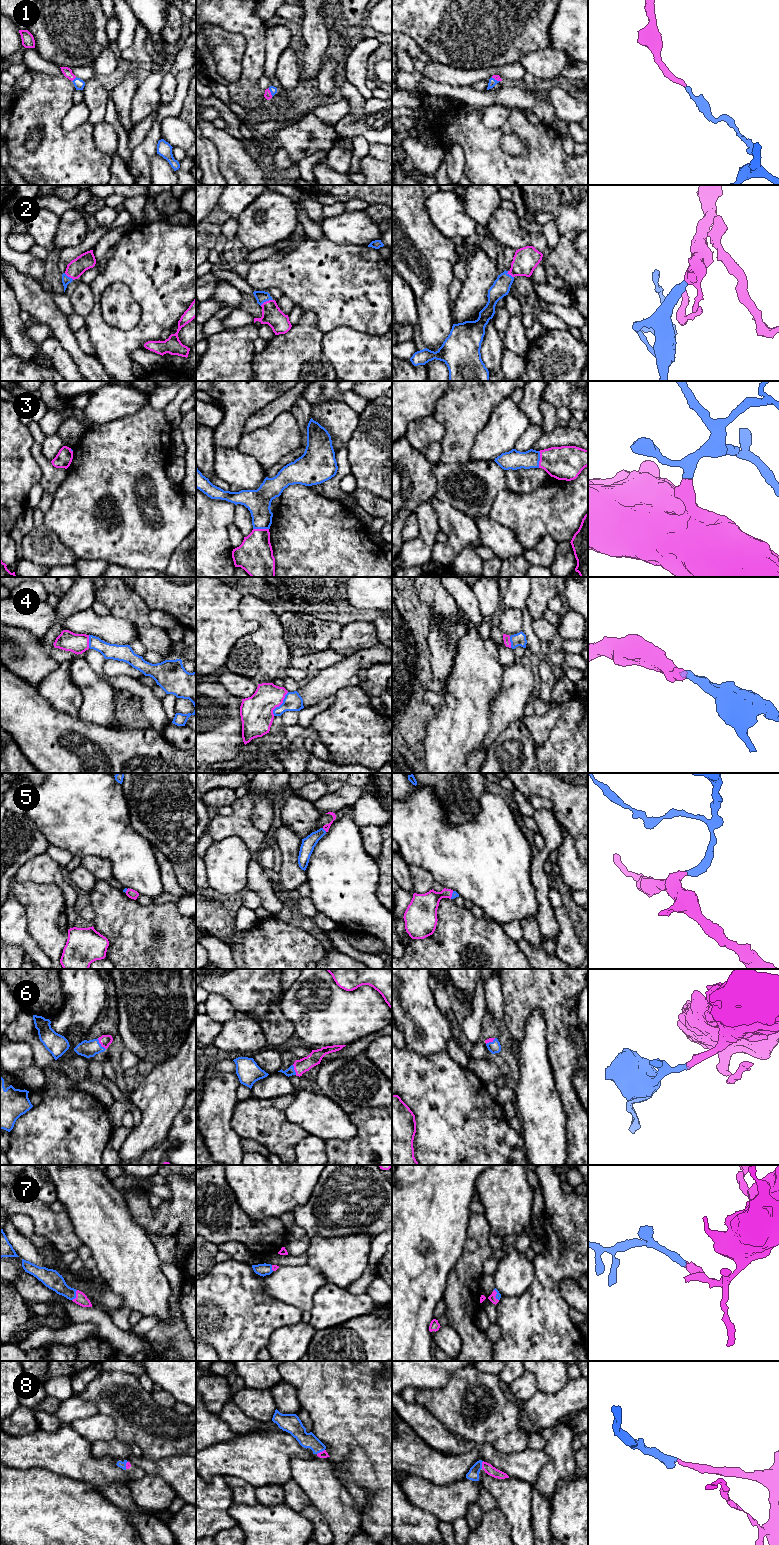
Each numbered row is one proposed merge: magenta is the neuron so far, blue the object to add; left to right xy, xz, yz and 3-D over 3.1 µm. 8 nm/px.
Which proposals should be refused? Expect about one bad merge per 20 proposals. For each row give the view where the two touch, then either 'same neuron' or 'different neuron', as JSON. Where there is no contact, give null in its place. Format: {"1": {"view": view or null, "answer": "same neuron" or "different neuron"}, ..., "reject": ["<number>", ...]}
{"1": {"view": "xy", "answer": "same neuron"}, "2": {"view": "xz", "answer": "same neuron"}, "3": {"view": "yz", "answer": "same neuron"}, "4": {"view": "xz", "answer": "same neuron"}, "5": {"view": "xz", "answer": "same neuron"}, "6": {"view": "xy", "answer": "same neuron"}, "7": {"view": "xy", "answer": "same neuron"}, "8": {"view": "xz", "answer": "same neuron"}, "reject": []}

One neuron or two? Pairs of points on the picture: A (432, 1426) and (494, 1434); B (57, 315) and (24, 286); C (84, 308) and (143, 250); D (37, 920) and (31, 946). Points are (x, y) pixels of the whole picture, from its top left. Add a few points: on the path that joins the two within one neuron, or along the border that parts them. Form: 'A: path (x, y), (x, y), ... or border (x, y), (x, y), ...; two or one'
A: border (429, 1412), (446, 1428), (466, 1440); two
B: path (49, 311), (32, 294); one
C: border (89, 285), (93, 295), (93, 309), (84, 317); two
D: border (26, 916), (28, 933), (48, 956); two

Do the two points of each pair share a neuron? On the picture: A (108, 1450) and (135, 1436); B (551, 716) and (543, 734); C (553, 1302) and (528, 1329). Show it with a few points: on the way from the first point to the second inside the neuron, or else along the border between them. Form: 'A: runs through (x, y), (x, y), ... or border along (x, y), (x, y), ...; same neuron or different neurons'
A: border along (115, 1438), (130, 1445); different neurons
B: runs through (548, 720), (543, 725), (543, 730); same neuron
C: runs through (546, 1309), (535, 1322); same neuron

